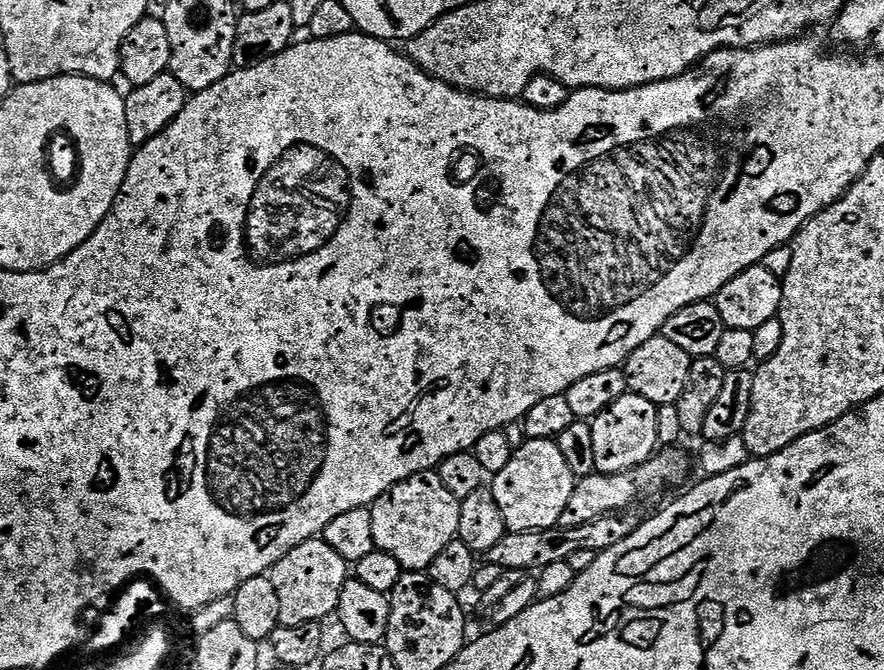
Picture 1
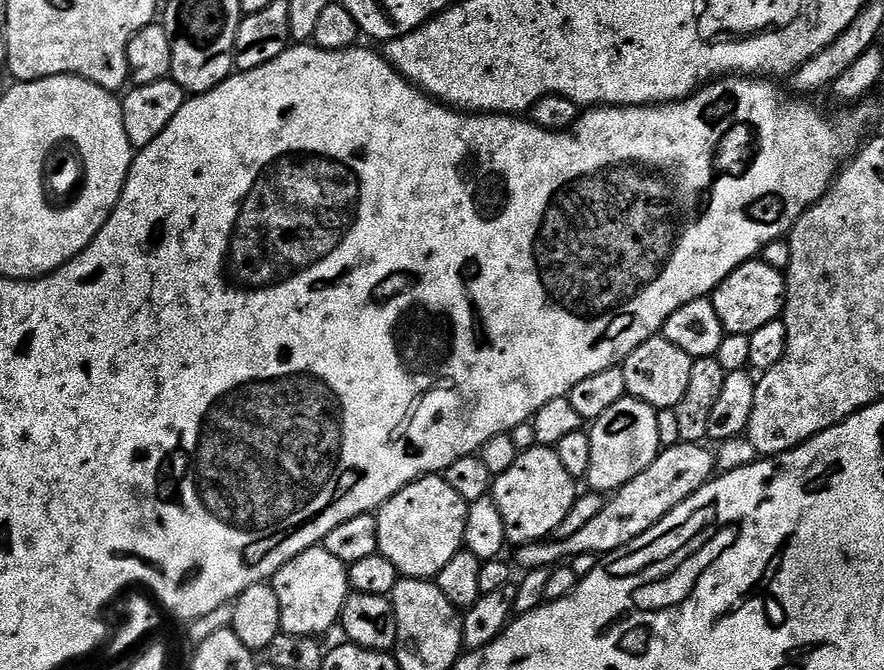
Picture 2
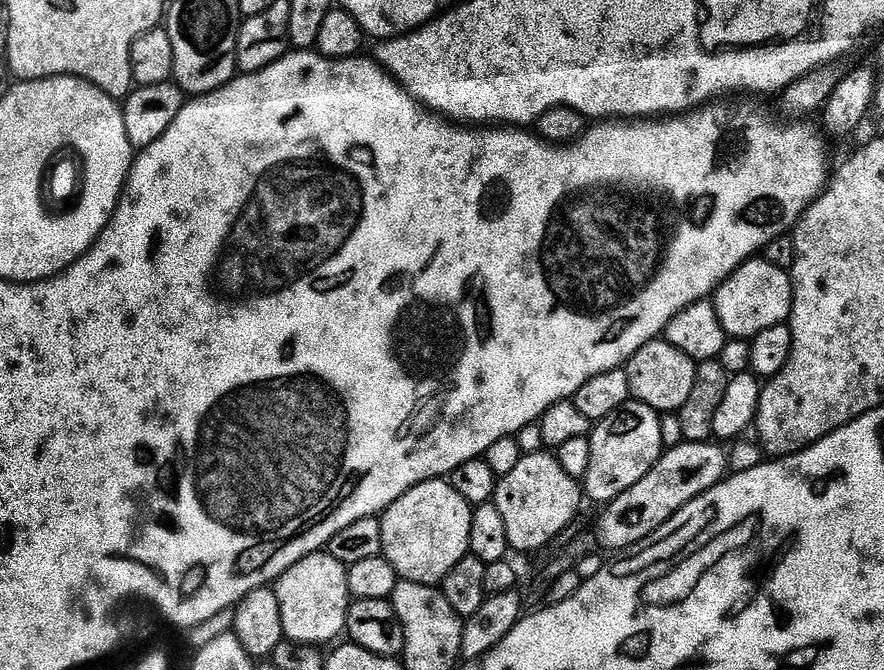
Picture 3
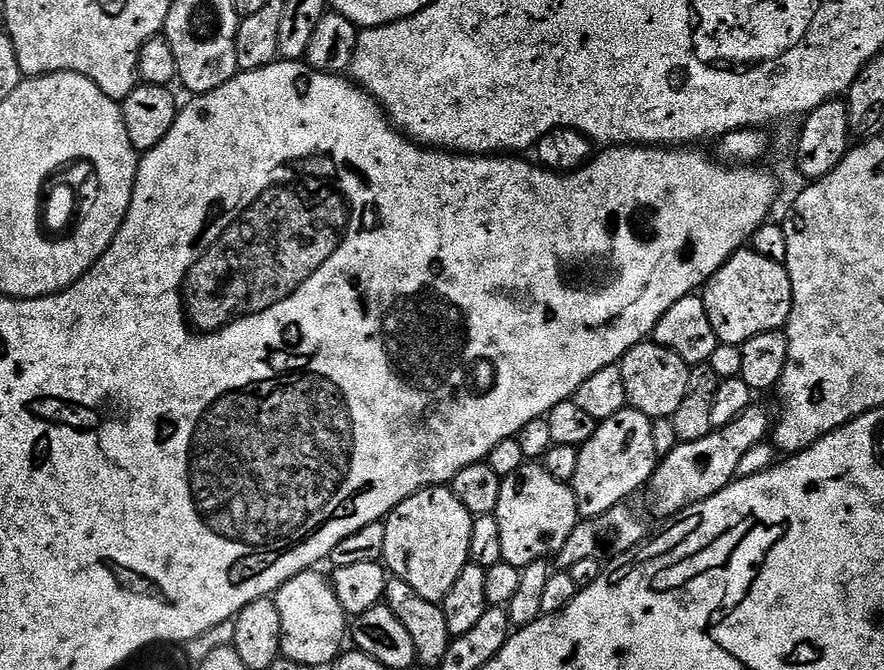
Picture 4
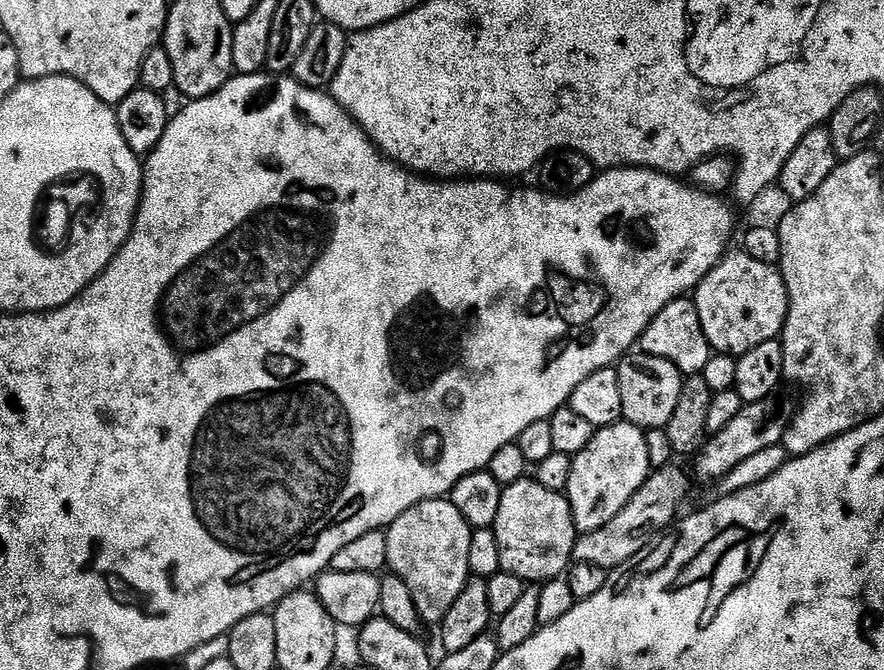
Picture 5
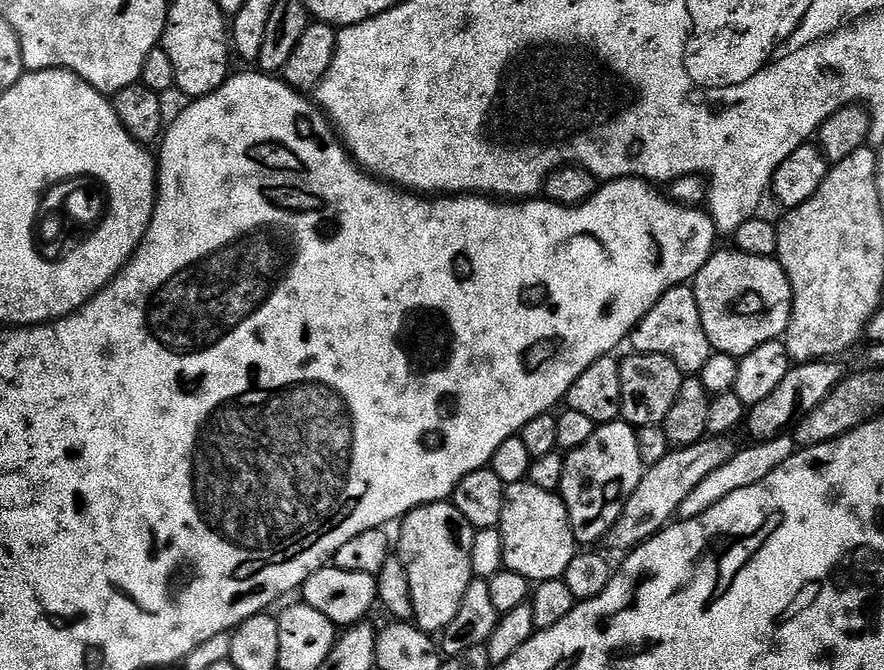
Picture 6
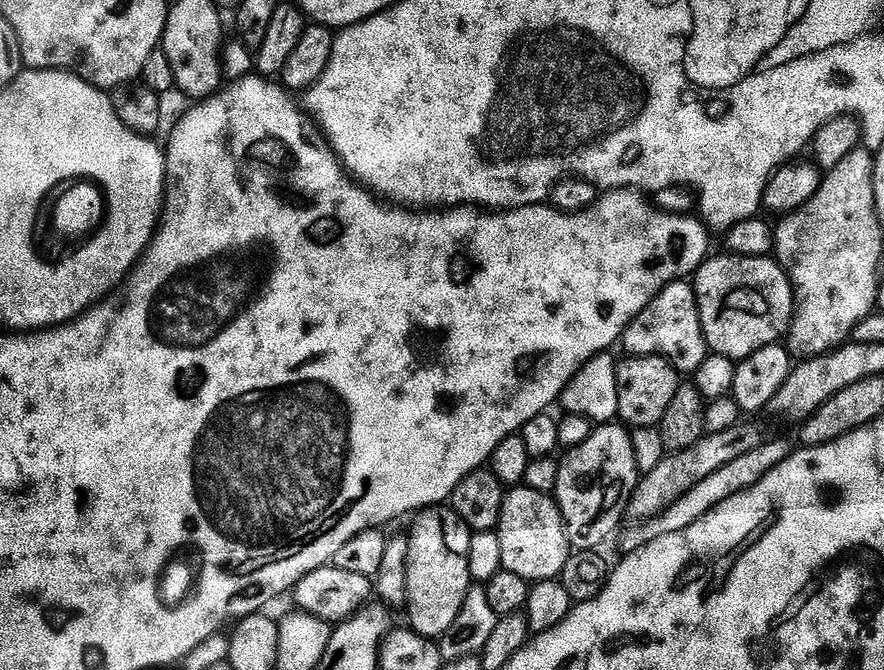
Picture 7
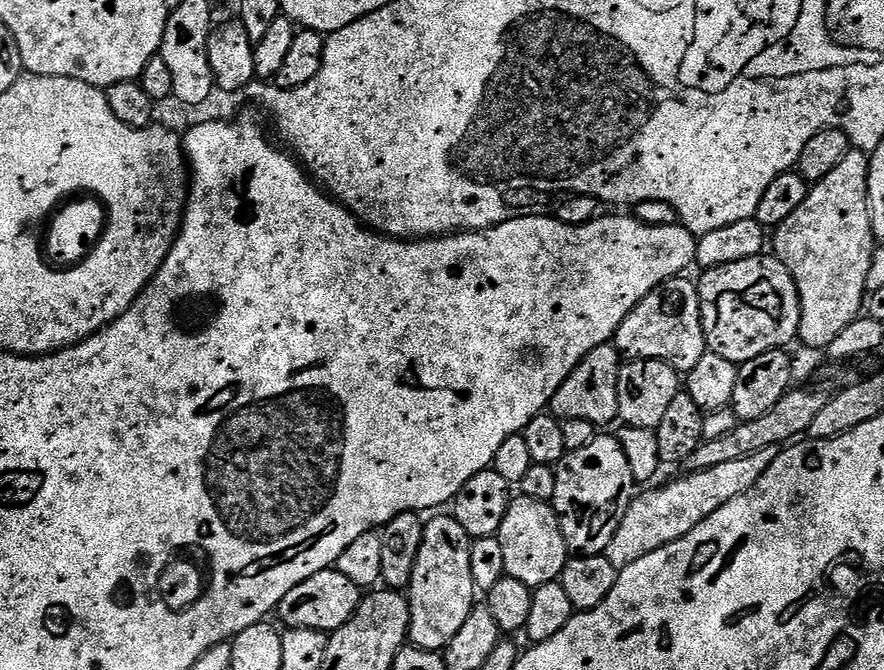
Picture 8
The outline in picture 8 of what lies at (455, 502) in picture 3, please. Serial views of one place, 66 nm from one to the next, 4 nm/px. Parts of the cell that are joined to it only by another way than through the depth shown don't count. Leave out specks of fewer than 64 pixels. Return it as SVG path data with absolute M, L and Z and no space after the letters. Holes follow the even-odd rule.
M451 514L433 516L436 517L425 523L422 546L414 562L412 581L406 589L410 610L408 640L415 647L440 652L447 648L454 634L462 630L462 622L466 622L477 603L478 589L470 574L473 537L468 536L466 530L462 530L462 526L458 526Z

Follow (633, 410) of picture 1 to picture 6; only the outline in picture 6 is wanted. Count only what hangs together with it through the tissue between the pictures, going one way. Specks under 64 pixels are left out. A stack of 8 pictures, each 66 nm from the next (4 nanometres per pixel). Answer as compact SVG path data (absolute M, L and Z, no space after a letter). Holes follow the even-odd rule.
M623 419L599 425L587 442L582 442L582 446L571 449L564 456L558 495L564 500L577 545L592 546L595 540L604 540L609 535L645 469L637 429L625 424Z

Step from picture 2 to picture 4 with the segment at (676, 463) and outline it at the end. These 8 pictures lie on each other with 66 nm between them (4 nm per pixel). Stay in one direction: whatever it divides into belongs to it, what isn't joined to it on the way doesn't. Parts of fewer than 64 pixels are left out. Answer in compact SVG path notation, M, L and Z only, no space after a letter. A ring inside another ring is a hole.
M759 406L748 408L734 422L721 428L713 428L706 438L698 438L698 442L678 443L656 465L650 481L652 488L652 508L660 516L675 517L689 508L691 504L702 502L737 479L738 462L753 446L765 443L770 436L770 416Z

